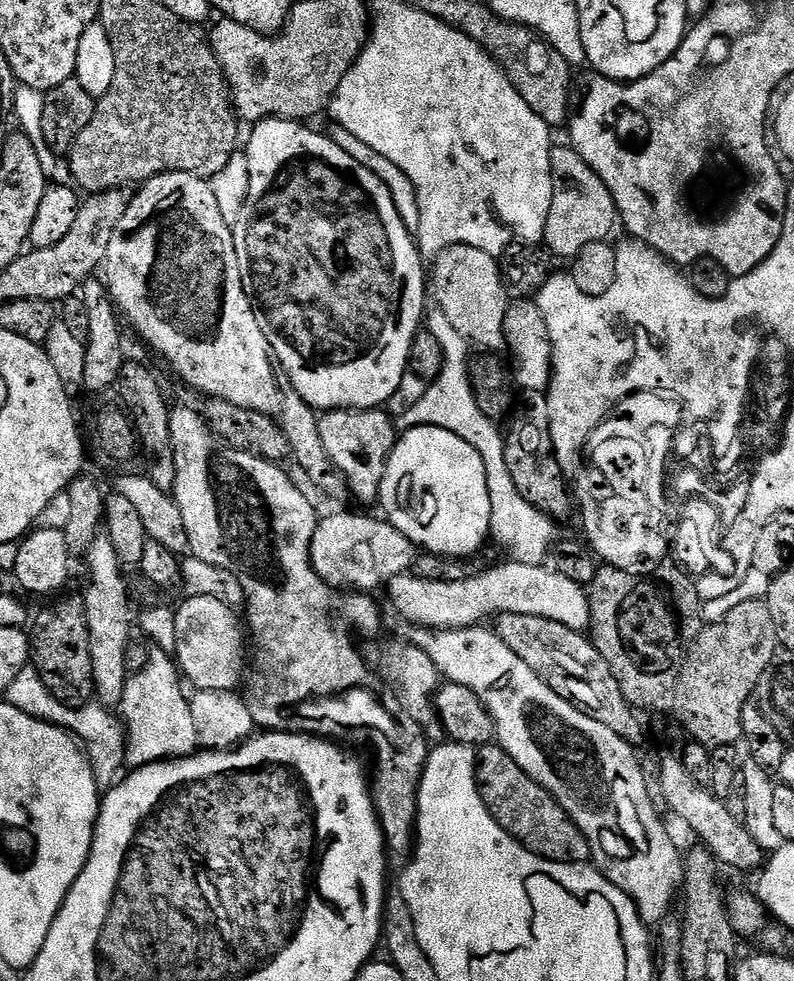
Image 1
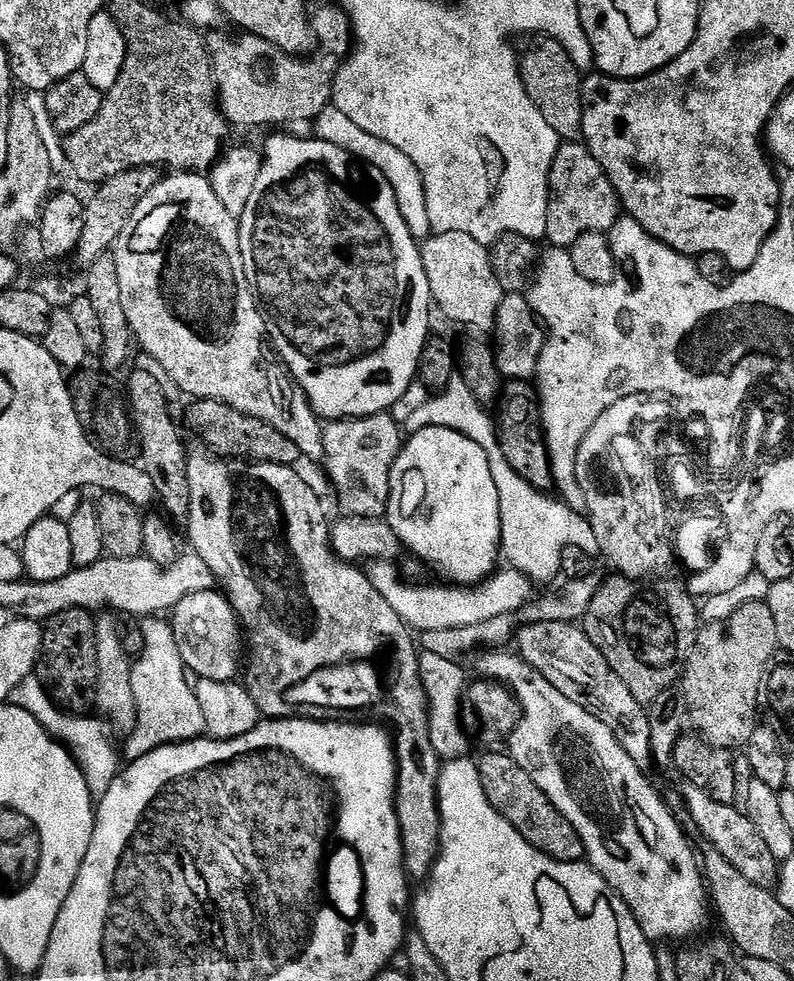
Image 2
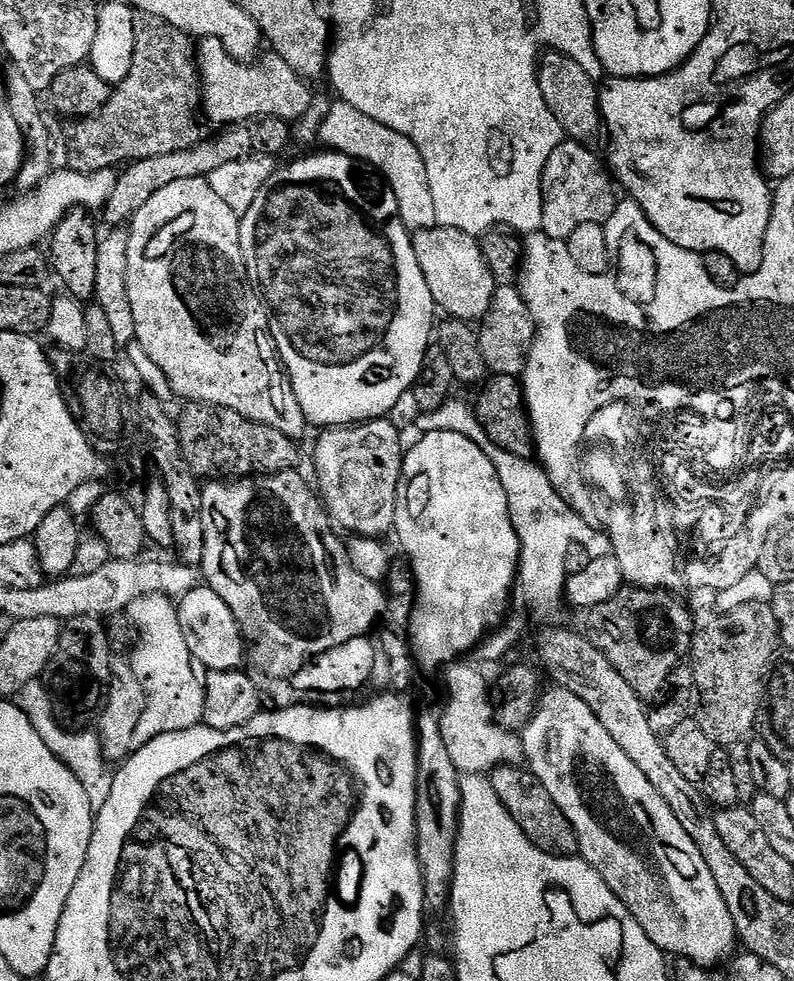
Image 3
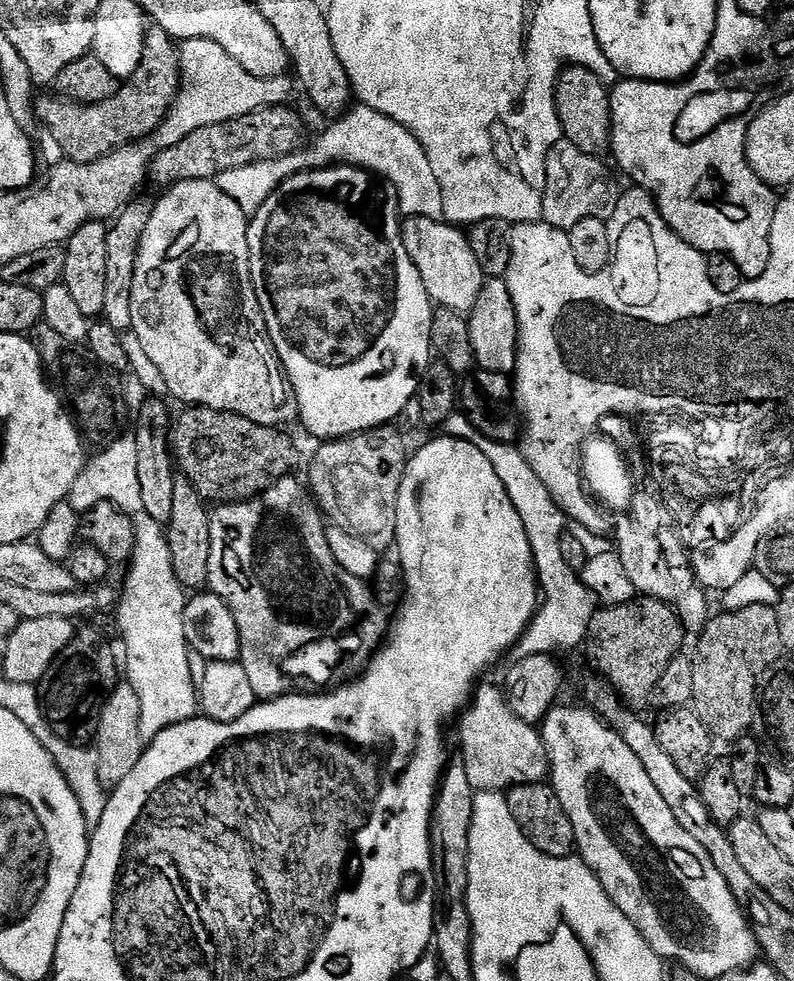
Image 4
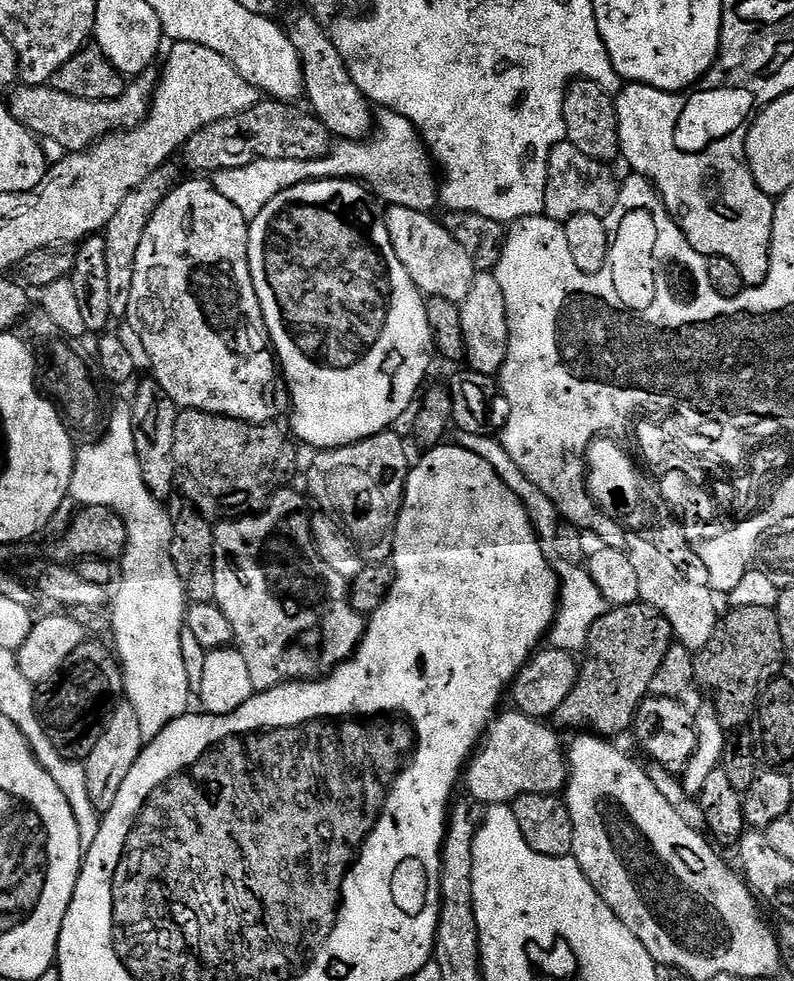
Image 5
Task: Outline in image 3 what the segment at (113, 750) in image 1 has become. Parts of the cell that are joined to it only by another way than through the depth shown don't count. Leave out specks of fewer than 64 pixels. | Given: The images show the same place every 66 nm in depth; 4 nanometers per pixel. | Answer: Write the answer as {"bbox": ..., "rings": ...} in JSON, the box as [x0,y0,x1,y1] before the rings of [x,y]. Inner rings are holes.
{"bbox":[14,683,114,810],"rings":[[[43,683],[27,684],[22,691],[16,693],[14,703],[23,710],[26,718],[30,718],[34,730],[42,734],[42,742],[46,742],[46,746],[50,746],[52,753],[69,768],[74,778],[82,782],[82,790],[86,790],[86,798],[90,798],[92,809],[98,810],[106,806],[110,799],[114,772],[104,758],[99,735],[92,730],[73,730],[61,726],[52,713],[52,700],[48,697],[48,689]]]}

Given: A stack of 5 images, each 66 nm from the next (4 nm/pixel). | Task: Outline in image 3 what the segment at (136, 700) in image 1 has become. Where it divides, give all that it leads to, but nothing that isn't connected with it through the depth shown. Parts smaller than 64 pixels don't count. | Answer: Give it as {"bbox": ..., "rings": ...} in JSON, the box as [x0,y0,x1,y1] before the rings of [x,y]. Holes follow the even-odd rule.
{"bbox":[130,594,204,749],"rings":[[[155,594],[139,596],[132,603],[131,616],[140,641],[136,644],[136,653],[130,656],[130,663],[148,696],[142,722],[138,722],[138,731],[134,733],[134,749],[138,749],[162,734],[197,727],[204,719],[204,686],[198,676],[196,680],[198,668],[187,649],[177,605],[169,597]]]}

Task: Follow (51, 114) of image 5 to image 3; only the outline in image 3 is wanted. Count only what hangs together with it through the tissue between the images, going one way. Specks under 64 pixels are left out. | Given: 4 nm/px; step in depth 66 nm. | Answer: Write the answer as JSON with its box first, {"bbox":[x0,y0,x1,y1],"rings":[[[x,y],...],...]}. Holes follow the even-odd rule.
{"bbox":[66,15,202,172],"rings":[[[141,15],[136,22],[134,38],[136,39],[136,49],[134,50],[134,62],[130,66],[130,74],[126,74],[124,81],[113,87],[112,97],[106,102],[106,106],[102,106],[102,110],[97,112],[95,116],[86,116],[69,123],[72,125],[68,128],[68,160],[66,160],[66,164],[73,172],[97,172],[107,168],[116,170],[121,166],[131,164],[134,160],[145,160],[146,158],[154,158],[158,154],[177,152],[183,148],[188,148],[192,144],[199,144],[202,139],[200,124],[196,121],[196,112],[198,116],[202,97],[200,94],[200,74],[196,66],[196,44],[193,37],[189,36],[187,32],[178,30],[178,26],[170,26],[170,22],[166,22],[162,18]]]}

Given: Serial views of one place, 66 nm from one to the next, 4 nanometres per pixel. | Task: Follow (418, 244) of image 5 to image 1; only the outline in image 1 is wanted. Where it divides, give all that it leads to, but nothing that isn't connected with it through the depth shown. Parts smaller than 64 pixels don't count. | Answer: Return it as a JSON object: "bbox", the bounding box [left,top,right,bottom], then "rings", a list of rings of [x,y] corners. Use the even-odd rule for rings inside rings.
{"bbox":[430,244,510,354],"rings":[[[455,244],[445,248],[439,256],[435,257],[436,269],[430,272],[430,296],[436,299],[435,307],[446,314],[450,326],[458,330],[465,340],[476,344],[480,348],[488,348],[489,353],[500,354],[505,351],[504,323],[506,322],[506,310],[510,303],[510,297],[504,279],[500,273],[497,257],[486,254],[486,250],[478,250],[474,246]]]}

